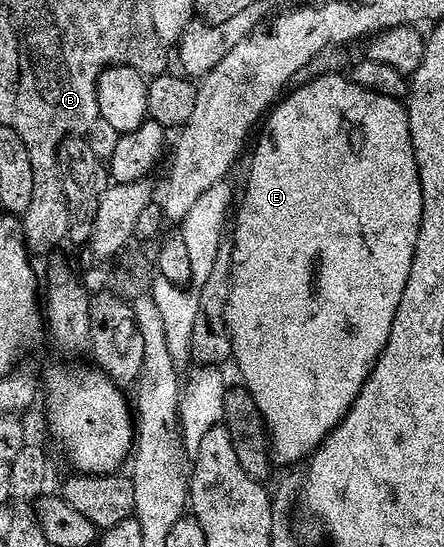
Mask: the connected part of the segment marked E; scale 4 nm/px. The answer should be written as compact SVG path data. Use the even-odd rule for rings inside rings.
M339 71L323 73L320 77L304 80L304 85L296 84L266 114L261 125L263 134L254 138L255 150L251 153L251 166L247 169L247 186L243 189L243 198L240 201L238 198L233 213L235 237L230 238L231 290L223 314L231 336L231 357L243 376L242 388L253 395L253 403L257 403L257 411L267 425L269 449L276 466L291 465L302 457L303 460L310 458L320 443L339 426L353 399L357 399L389 339L393 315L397 315L397 303L401 303L401 291L405 291L405 283L409 283L409 267L413 263L413 251L417 247L423 218L421 183L406 108L397 108L396 98L377 95L377 91L369 91L341 74Z

